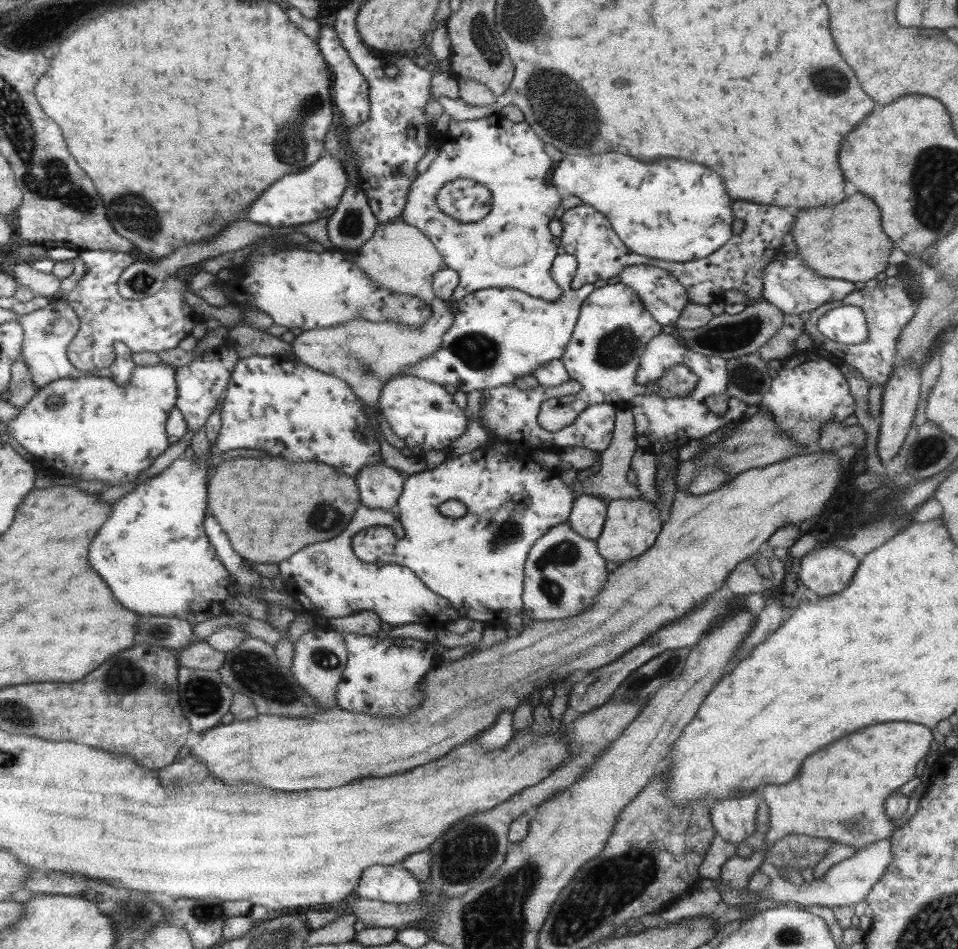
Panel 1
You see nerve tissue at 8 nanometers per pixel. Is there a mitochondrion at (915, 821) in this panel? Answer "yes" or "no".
no

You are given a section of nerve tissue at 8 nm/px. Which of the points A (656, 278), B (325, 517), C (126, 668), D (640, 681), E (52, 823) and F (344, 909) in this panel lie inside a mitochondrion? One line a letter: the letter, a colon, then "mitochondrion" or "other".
A: other
B: mitochondrion
C: mitochondrion
D: mitochondrion
E: other
F: other

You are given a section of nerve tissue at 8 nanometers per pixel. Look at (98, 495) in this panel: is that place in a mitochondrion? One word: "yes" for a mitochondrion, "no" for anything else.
no

